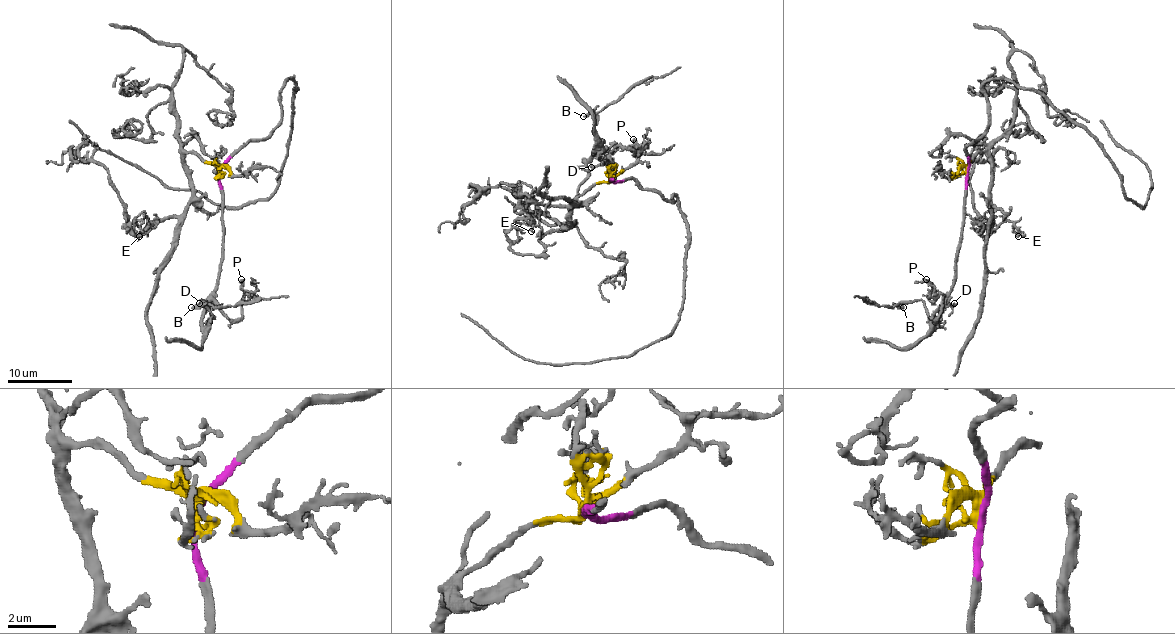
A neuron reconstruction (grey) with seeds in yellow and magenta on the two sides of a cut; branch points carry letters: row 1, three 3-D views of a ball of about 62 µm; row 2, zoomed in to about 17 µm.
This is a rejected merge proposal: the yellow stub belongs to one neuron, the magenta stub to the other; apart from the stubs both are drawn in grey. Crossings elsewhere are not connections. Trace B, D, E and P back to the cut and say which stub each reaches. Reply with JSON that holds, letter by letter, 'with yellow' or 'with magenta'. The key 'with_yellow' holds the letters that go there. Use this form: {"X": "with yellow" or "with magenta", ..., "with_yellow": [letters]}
{"B": "with magenta", "D": "with magenta", "E": "with yellow", "P": "with magenta", "with_yellow": ["E"]}

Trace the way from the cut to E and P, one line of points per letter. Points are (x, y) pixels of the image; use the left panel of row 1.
E: (219, 171), (193, 153), (185, 153), (192, 203), (179, 216), (158, 219), (147, 229), (147, 221), (139, 237)
P: (219, 171), (223, 242), (214, 303), (231, 319), (242, 316), (244, 290), (240, 279)

